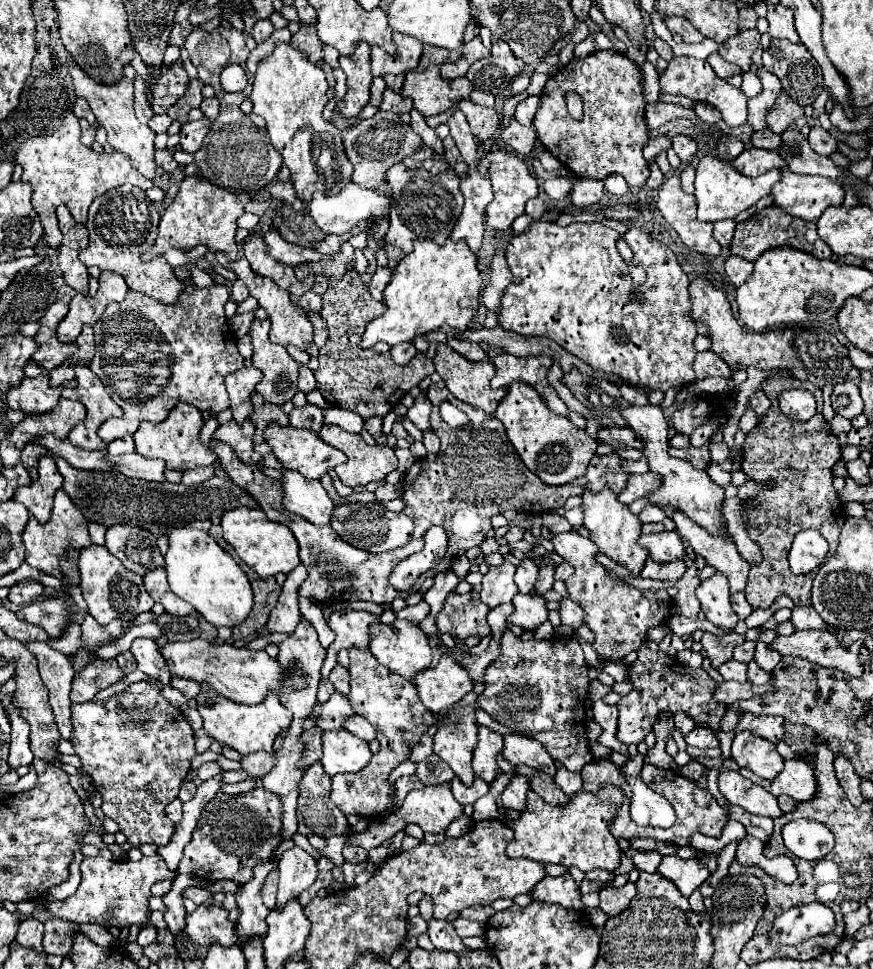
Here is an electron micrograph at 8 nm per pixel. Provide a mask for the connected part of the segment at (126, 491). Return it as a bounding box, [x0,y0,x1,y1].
[51,455,259,535]

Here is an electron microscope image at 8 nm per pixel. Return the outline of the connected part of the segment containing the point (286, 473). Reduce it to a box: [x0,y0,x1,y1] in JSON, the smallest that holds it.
[283,469,335,527]

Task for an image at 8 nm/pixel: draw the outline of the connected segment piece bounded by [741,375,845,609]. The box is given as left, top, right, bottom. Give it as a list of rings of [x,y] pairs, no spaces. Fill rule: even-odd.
[[[779,375],[765,379],[761,389],[765,389],[765,395],[771,399],[771,407],[759,419],[759,425],[747,433],[741,471],[747,473],[749,479],[759,483],[775,481],[775,489],[761,491],[757,497],[745,503],[749,517],[747,533],[761,547],[763,553],[763,561],[749,571],[745,599],[753,609],[767,609],[781,593],[787,593],[795,605],[809,605],[809,591],[815,573],[793,575],[787,555],[793,537],[803,529],[821,531],[821,535],[827,537],[831,545],[831,555],[839,545],[839,533],[845,523],[845,507],[839,501],[837,491],[833,489],[833,465],[841,459],[841,445],[821,413],[821,389],[809,385],[808,381]],[[796,388],[809,389],[817,399],[817,413],[805,423],[785,417],[777,405],[777,393]]]

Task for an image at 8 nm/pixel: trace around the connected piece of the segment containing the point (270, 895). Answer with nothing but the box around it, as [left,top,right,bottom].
[261,871,277,909]

